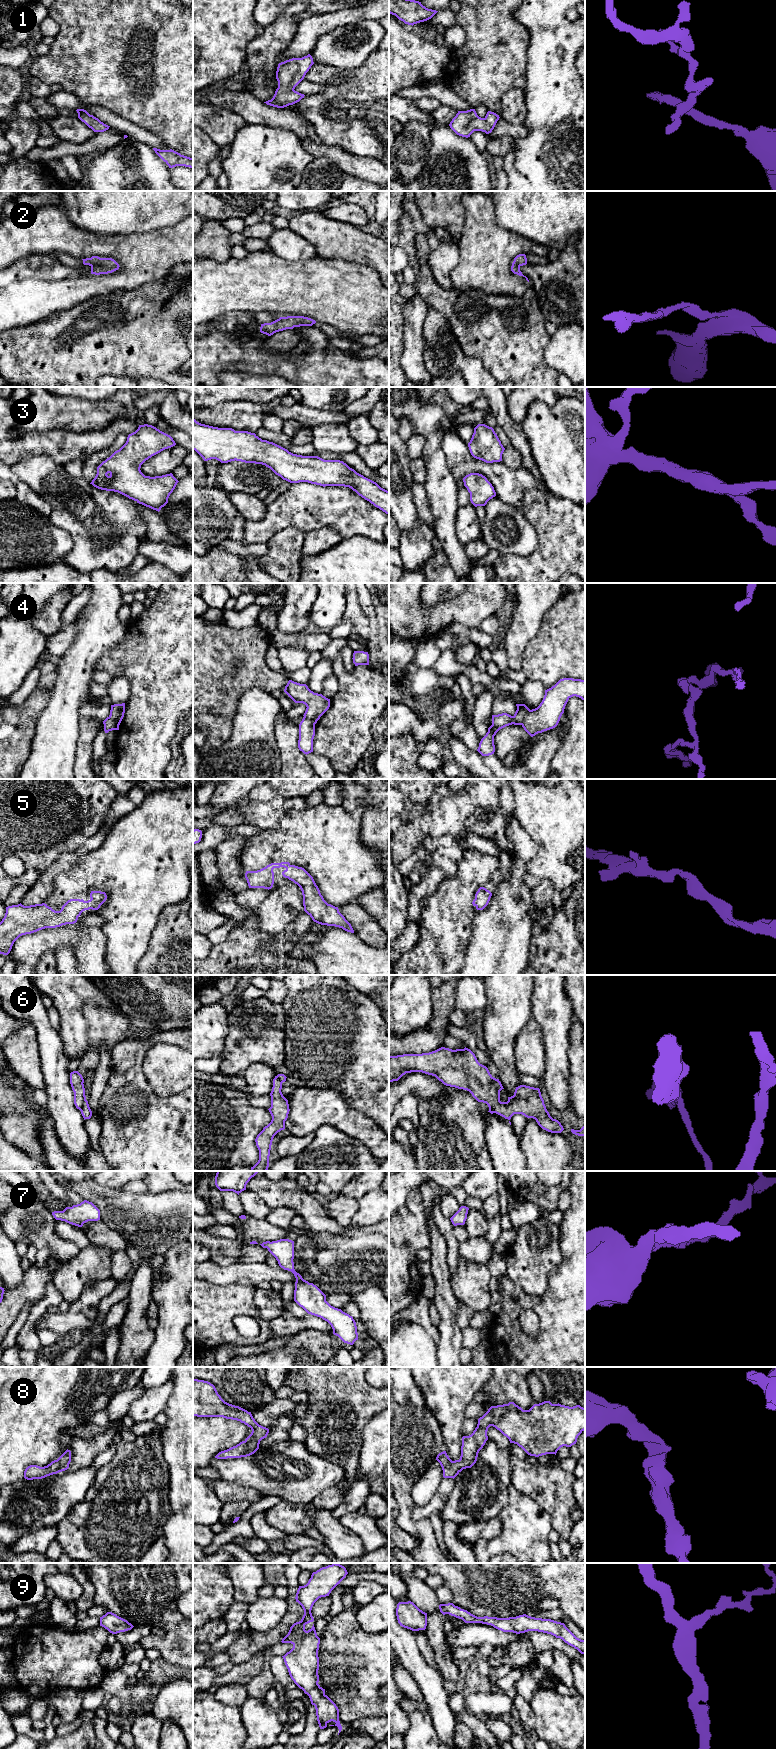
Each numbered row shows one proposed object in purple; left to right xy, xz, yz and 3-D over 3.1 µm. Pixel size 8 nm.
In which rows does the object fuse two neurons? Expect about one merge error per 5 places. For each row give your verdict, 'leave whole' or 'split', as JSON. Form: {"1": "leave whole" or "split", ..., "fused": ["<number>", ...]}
{"1": "leave whole", "2": "leave whole", "3": "leave whole", "4": "split", "5": "leave whole", "6": "split", "7": "leave whole", "8": "leave whole", "9": "leave whole", "fused": ["4", "6"]}

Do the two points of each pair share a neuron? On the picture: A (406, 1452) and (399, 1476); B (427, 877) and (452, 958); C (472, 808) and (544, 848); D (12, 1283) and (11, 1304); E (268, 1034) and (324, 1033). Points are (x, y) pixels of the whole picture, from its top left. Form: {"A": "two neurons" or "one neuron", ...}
{"A": "one neuron", "B": "two neurons", "C": "two neurons", "D": "two neurons", "E": "two neurons"}

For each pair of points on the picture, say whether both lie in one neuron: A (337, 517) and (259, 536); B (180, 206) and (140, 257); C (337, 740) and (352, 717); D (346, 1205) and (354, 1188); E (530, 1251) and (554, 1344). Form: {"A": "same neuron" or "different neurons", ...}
{"A": "same neuron", "B": "different neurons", "C": "same neuron", "D": "different neurons", "E": "different neurons"}

